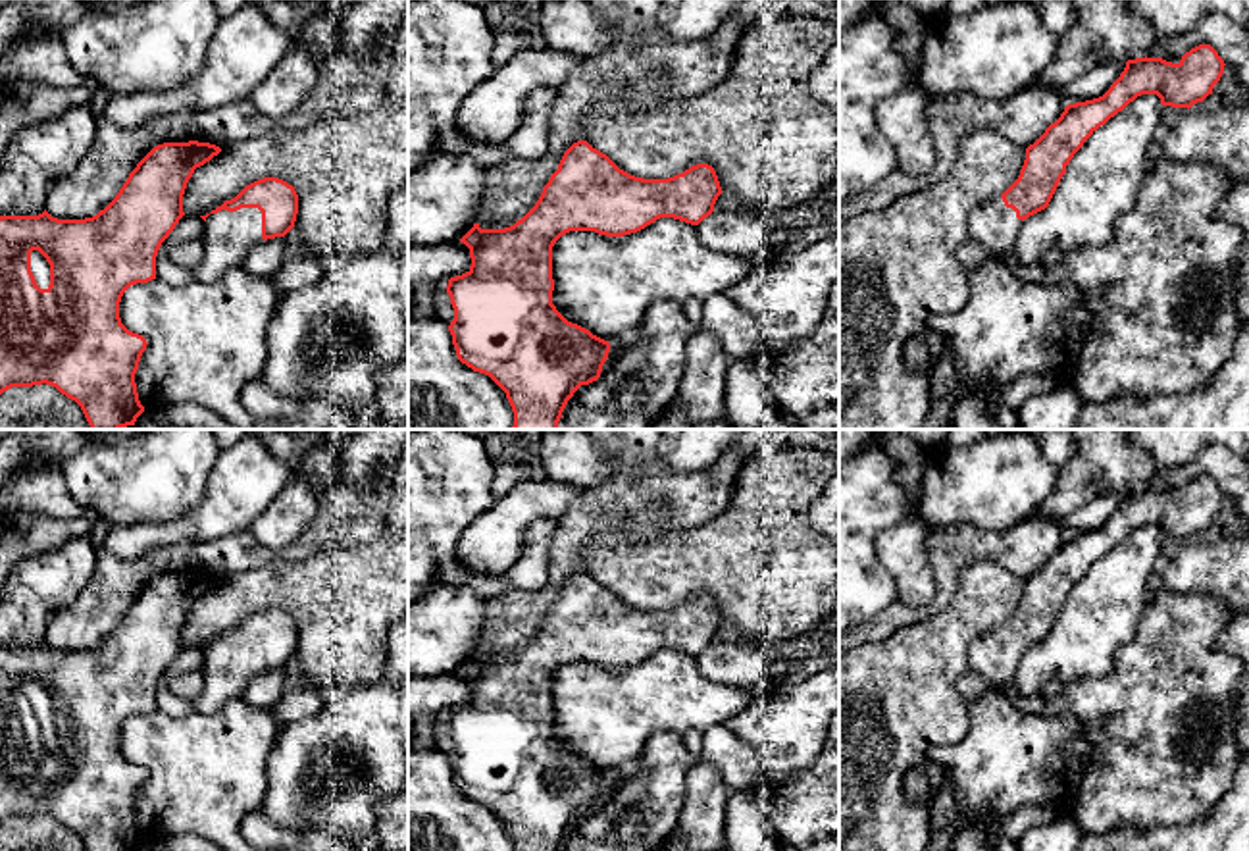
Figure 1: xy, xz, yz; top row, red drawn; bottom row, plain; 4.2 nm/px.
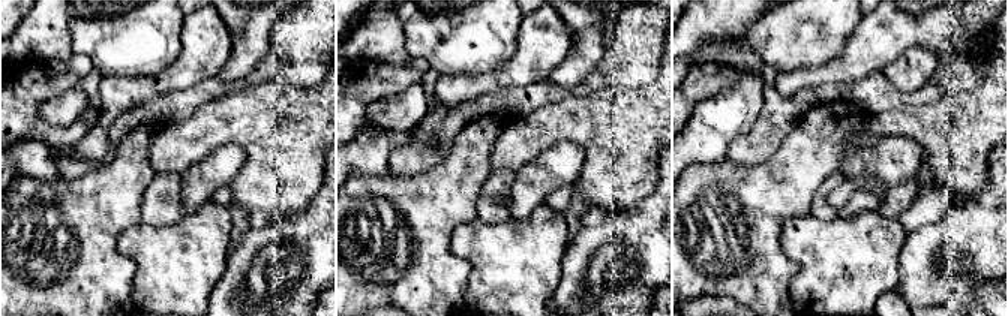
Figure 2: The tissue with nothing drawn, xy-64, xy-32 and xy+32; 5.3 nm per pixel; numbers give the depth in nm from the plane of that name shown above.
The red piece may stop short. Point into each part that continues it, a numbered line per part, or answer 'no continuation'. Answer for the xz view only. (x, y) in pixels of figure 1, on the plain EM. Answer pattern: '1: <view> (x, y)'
1: xz (443, 740)

